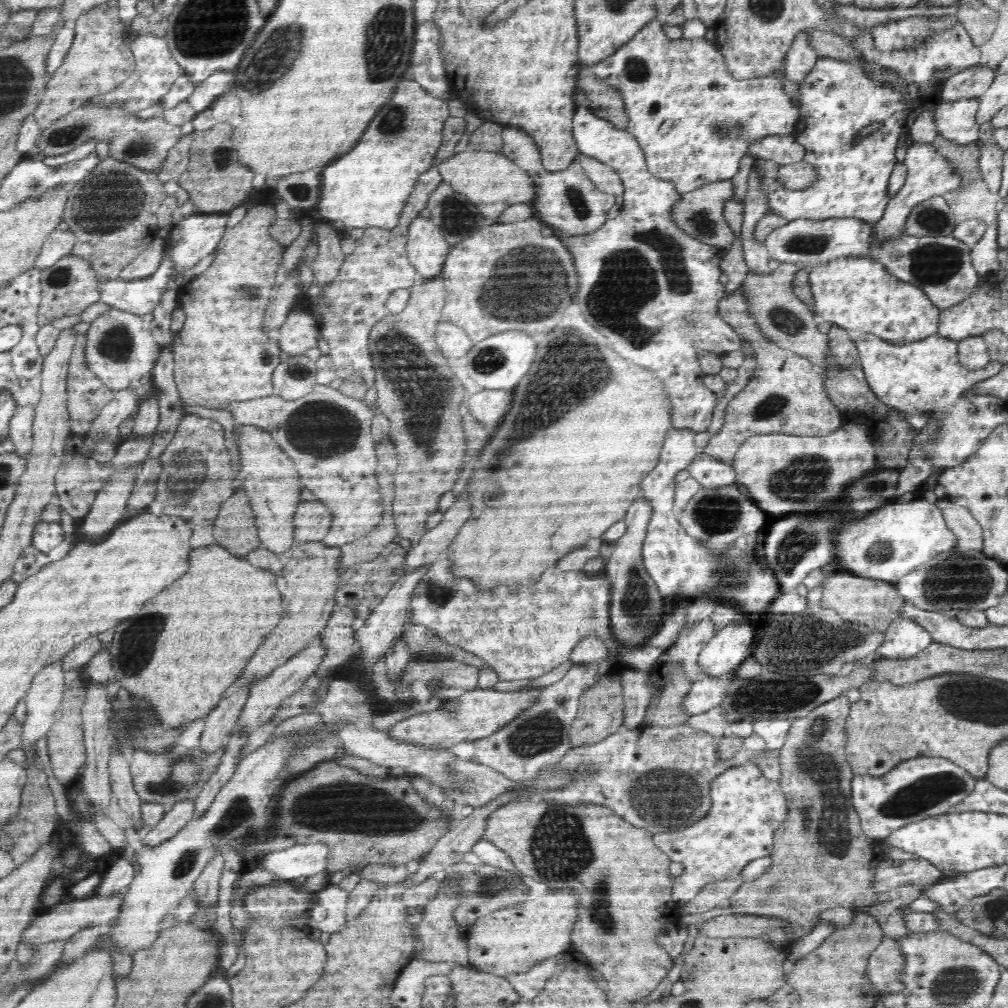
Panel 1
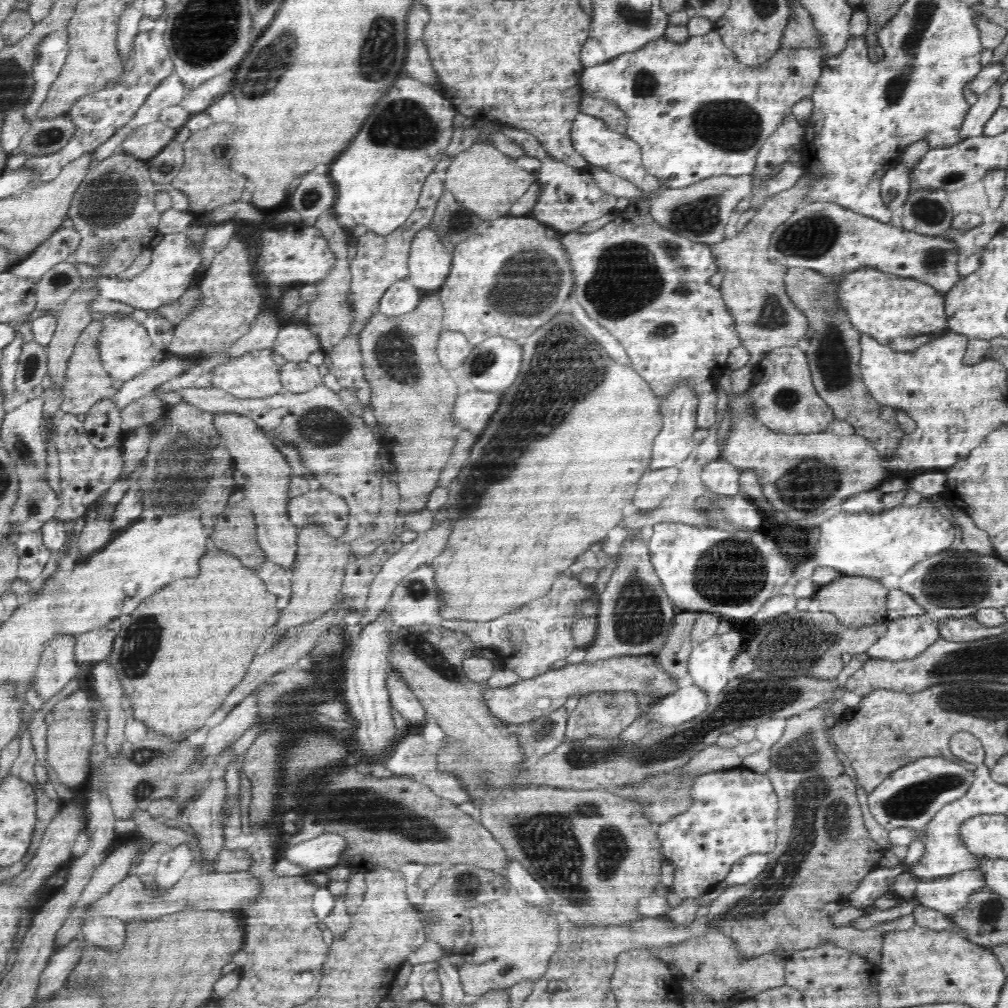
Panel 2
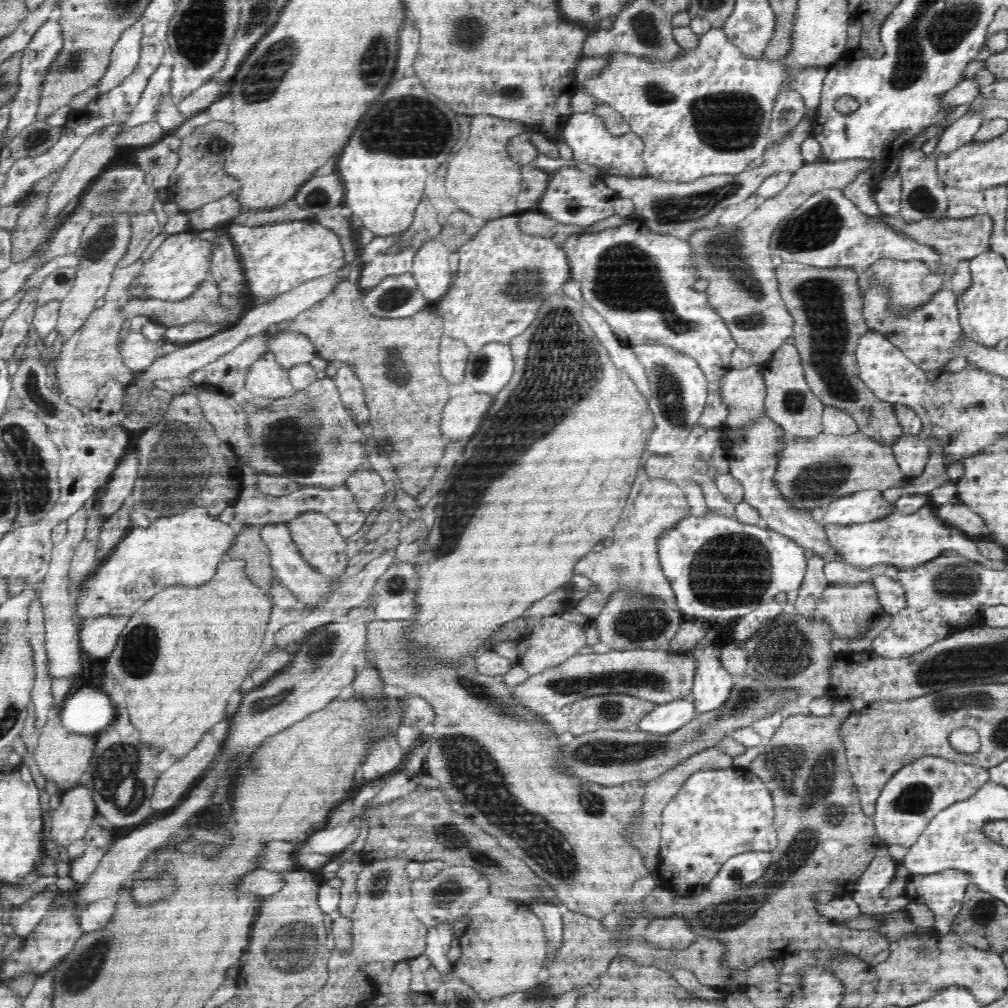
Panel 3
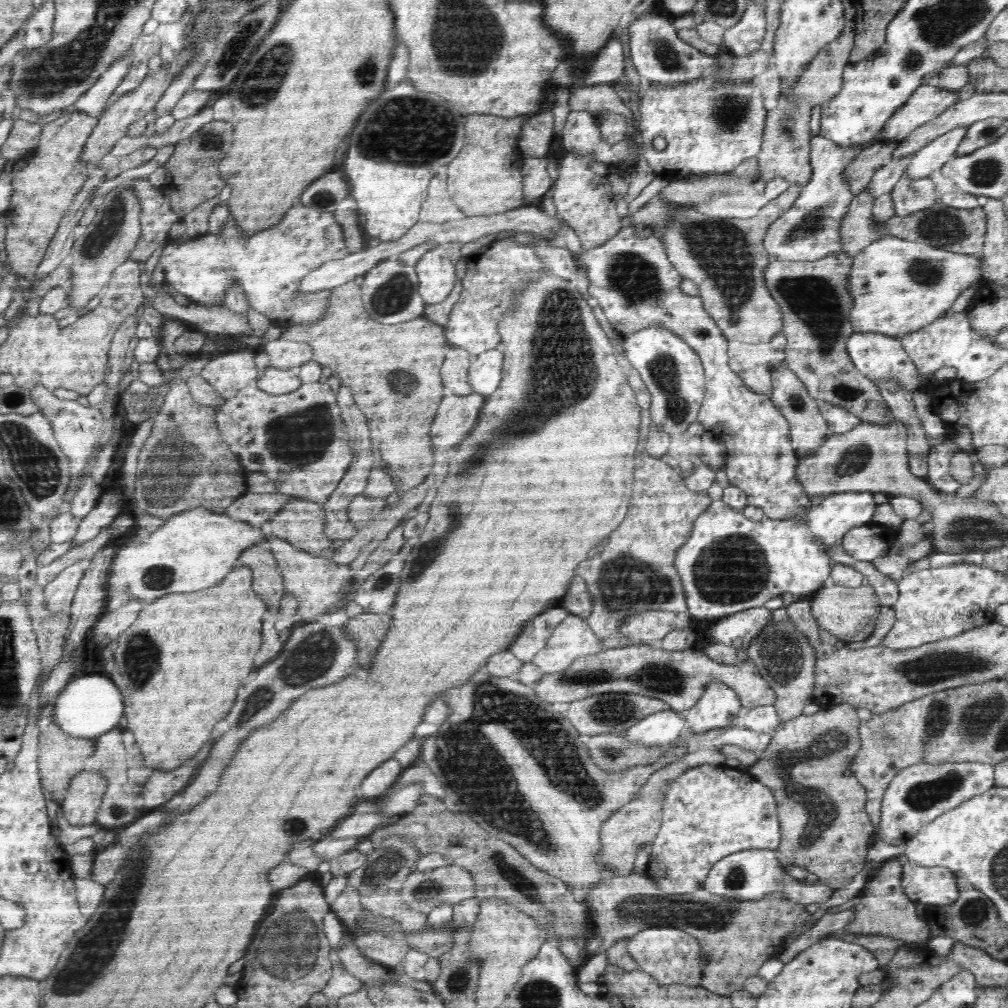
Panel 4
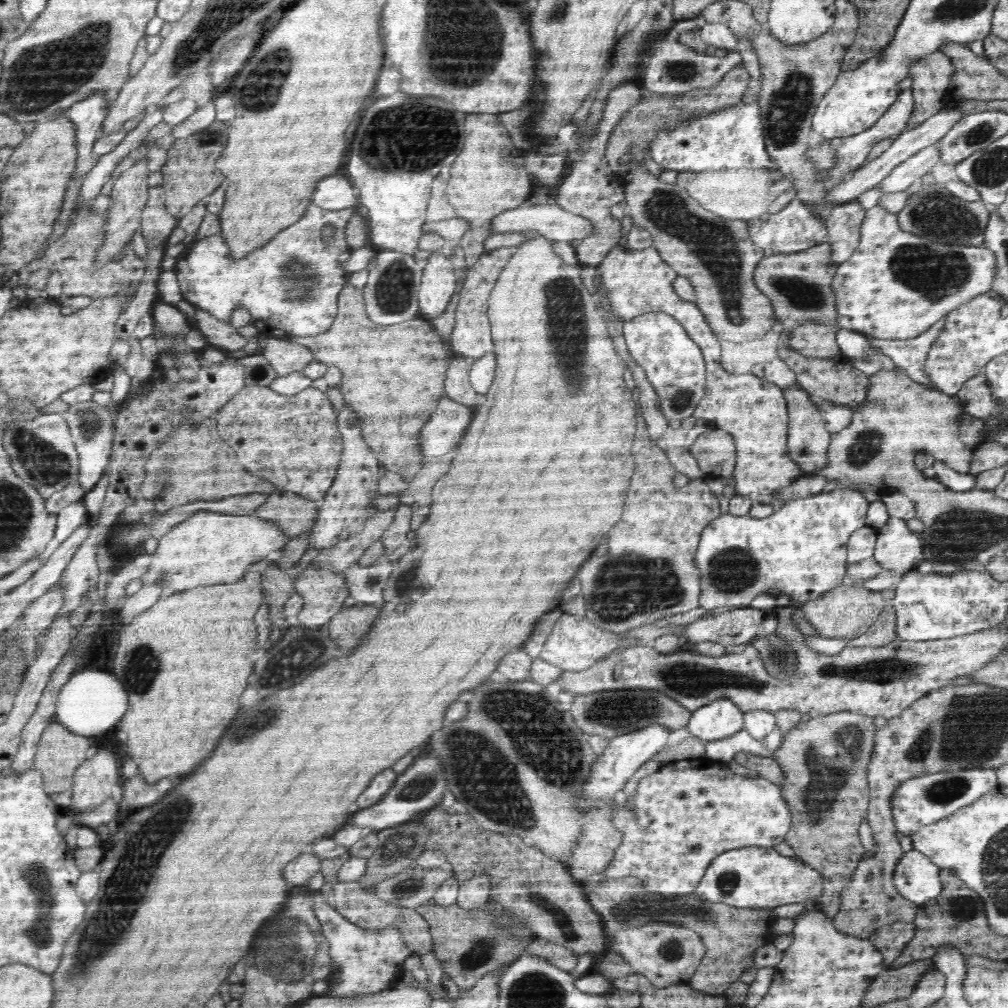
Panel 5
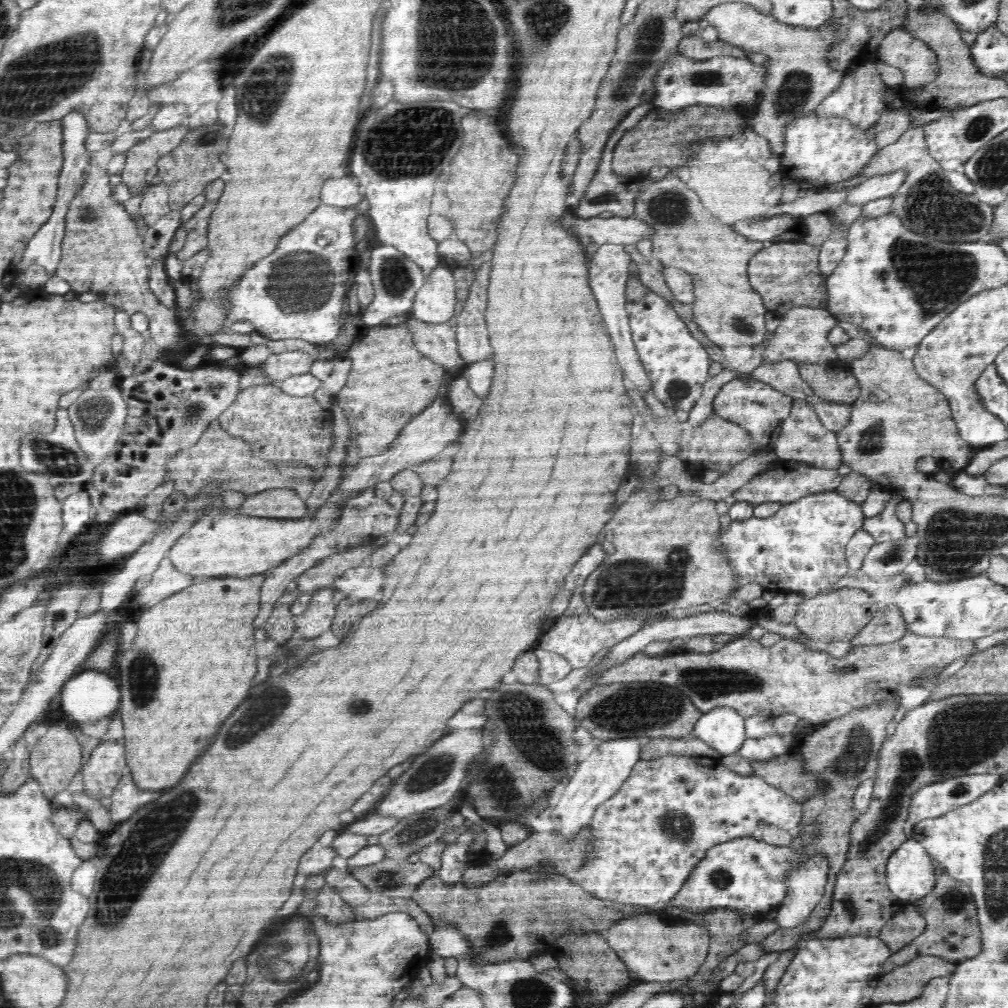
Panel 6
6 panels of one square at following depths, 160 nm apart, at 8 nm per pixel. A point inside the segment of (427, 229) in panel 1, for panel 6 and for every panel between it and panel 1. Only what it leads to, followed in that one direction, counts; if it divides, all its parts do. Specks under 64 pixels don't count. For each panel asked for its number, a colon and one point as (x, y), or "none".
2: (429, 261)
3: (430, 268)
4: (436, 277)
5: (438, 284)
6: (435, 302)

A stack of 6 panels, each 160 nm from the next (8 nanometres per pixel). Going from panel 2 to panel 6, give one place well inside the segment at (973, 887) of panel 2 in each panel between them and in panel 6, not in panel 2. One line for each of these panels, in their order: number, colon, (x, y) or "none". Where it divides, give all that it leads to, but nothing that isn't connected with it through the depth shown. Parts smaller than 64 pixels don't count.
3: (944, 892)
4: (936, 886)
5: (916, 878)
6: (910, 872)

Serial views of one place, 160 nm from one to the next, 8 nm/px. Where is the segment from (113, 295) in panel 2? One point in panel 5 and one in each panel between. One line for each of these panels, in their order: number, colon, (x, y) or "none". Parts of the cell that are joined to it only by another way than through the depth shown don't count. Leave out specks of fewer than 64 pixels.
3: (176, 269)
4: (269, 266)
5: (290, 286)

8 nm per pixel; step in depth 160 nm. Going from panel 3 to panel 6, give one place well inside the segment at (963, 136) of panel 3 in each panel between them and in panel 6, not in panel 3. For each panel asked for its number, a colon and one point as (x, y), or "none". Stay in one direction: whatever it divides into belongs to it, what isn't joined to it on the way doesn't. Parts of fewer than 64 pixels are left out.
4: (935, 154)
5: (922, 162)
6: (886, 184)

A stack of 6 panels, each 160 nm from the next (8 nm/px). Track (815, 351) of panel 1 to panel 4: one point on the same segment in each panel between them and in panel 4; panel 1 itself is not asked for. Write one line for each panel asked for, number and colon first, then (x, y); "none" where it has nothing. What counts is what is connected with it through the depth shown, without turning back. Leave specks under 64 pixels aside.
2: (753, 289)
3: (743, 289)
4: (726, 258)

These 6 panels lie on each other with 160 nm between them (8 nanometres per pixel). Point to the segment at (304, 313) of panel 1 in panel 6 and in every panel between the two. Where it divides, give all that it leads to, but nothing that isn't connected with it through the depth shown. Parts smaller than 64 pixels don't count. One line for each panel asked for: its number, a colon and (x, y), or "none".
2: (295, 342)
3: (290, 348)
4: (285, 354)
5: (285, 357)
6: (279, 367)

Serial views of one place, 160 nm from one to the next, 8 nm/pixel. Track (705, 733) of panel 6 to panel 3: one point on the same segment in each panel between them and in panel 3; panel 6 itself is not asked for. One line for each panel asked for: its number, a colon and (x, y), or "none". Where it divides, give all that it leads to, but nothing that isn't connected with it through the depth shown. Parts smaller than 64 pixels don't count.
3: (712, 683)
4: (719, 707)
5: (721, 718)

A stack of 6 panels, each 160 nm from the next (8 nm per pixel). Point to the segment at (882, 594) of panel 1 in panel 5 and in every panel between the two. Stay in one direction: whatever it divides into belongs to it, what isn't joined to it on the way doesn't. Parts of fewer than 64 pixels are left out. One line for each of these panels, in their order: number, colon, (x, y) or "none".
2: (857, 602)
3: (851, 610)
4: (851, 614)
5: (846, 612)

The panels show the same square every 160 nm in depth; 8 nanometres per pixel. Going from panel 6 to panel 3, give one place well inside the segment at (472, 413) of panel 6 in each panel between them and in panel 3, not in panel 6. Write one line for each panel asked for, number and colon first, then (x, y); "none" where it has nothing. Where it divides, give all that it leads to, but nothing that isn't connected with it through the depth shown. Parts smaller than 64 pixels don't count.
3: (453, 353)
4: (455, 368)
5: (457, 386)

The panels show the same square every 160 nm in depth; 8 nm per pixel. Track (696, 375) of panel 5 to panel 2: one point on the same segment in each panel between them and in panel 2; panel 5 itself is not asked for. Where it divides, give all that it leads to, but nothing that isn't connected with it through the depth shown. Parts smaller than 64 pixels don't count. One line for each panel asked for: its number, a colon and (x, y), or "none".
2: (672, 446)
3: (679, 387)
4: (673, 373)

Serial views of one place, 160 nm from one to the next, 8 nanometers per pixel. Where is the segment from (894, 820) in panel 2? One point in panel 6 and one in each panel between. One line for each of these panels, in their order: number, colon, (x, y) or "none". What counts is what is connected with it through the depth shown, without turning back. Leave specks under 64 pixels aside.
3: (911, 799)
4: (918, 795)
5: (919, 802)
6: (934, 800)

